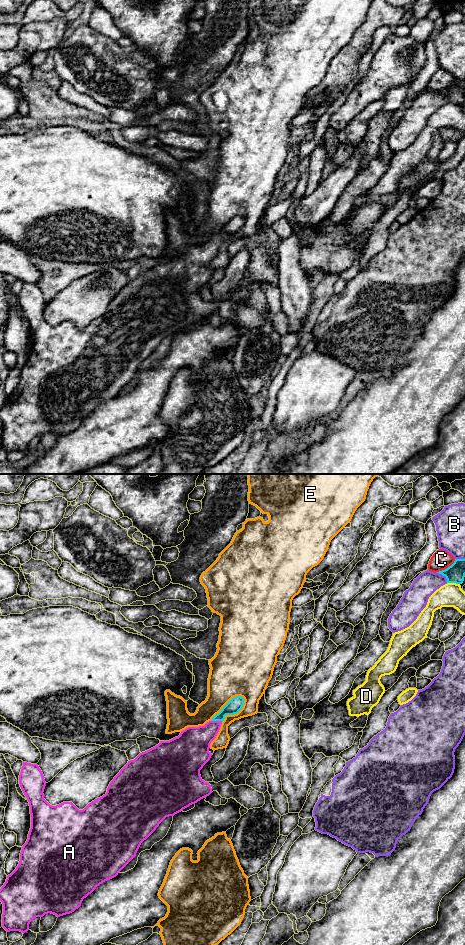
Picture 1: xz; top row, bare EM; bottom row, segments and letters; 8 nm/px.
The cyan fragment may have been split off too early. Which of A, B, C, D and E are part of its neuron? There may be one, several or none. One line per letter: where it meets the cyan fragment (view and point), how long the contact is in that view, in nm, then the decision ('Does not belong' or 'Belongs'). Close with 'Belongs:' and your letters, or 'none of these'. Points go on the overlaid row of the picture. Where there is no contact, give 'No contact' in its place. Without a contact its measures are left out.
A: Touches cyan at xz (217, 720). Shared border 100 nm. Belongs
B: Touches cyan at xz (444, 575). Shared border 120 nm. Does not belong
C: Touches cyan at xz (447, 568). Shared border 190 nm. Does not belong
D: Touches cyan at xz (453, 582). Shared border 110 nm. Does not belong
E: Touches cyan at xz (227, 703). Shared border 340 nm. Does not belong
Belongs: A

